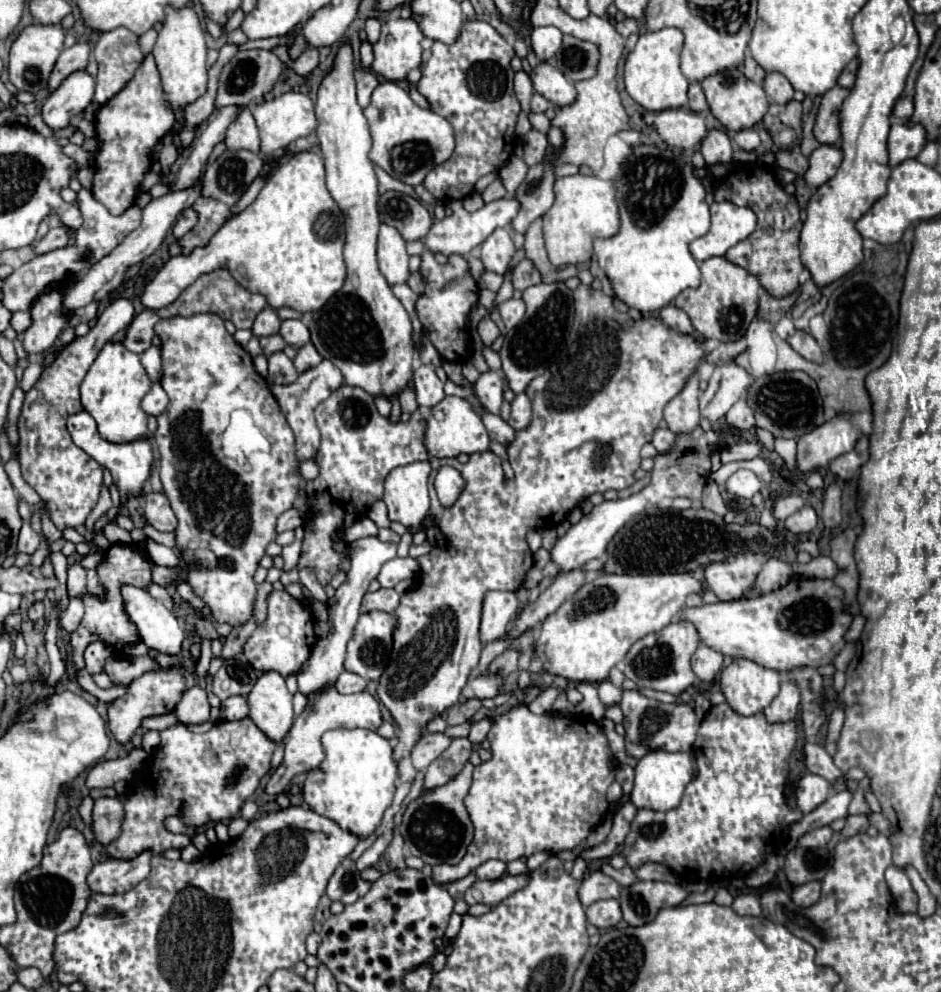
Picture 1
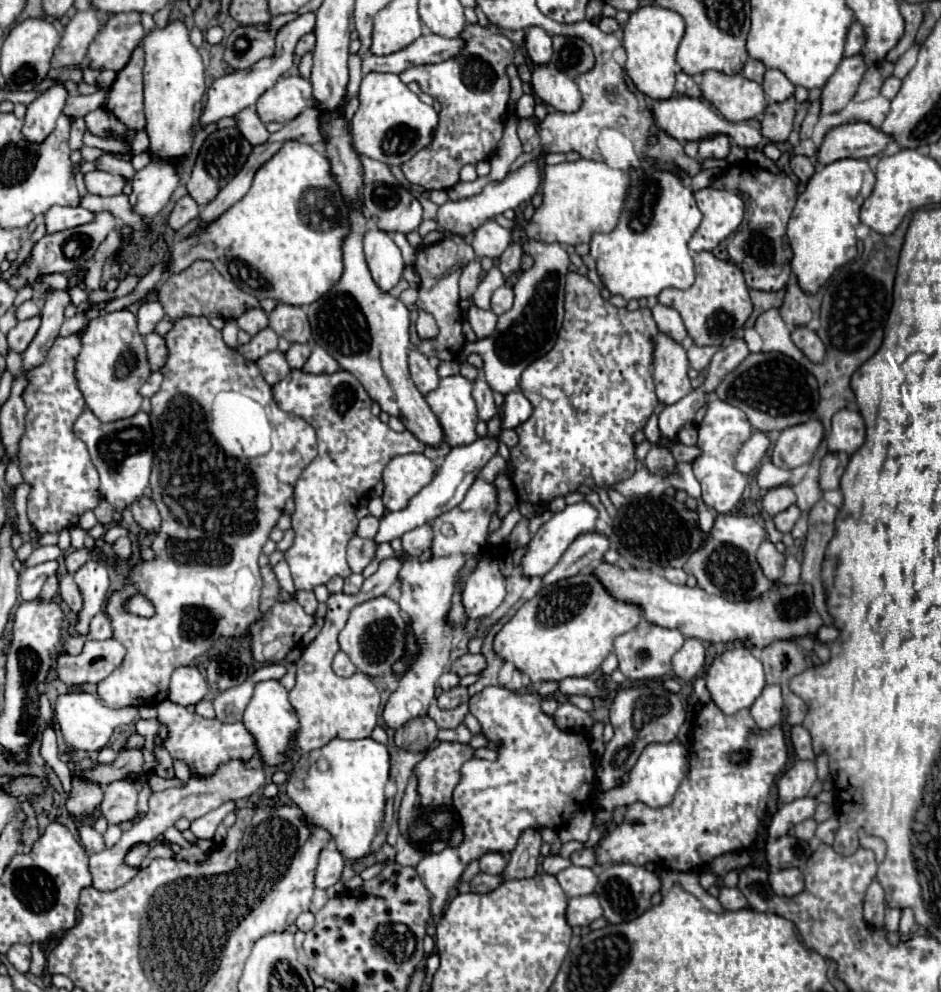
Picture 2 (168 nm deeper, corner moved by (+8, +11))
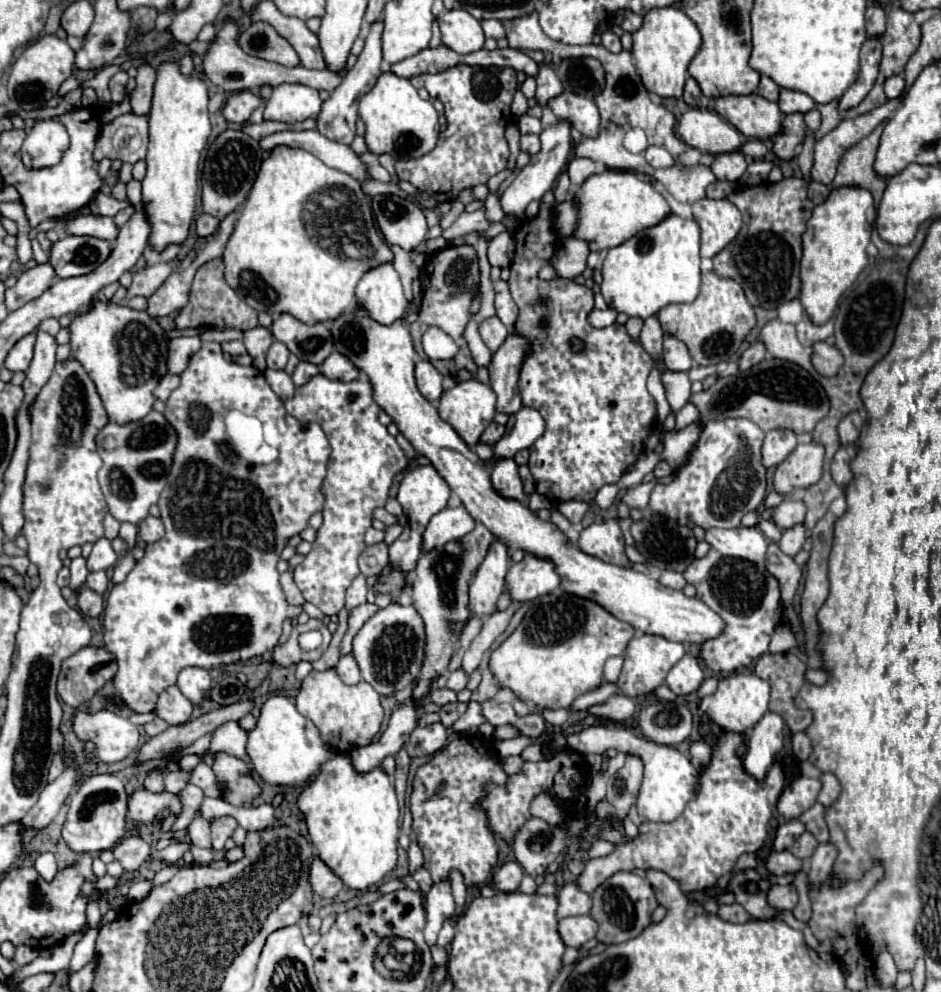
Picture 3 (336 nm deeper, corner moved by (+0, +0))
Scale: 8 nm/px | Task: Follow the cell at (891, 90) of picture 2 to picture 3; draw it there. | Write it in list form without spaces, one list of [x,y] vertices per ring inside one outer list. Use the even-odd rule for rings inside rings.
[[[892,76],[892,78],[888,78],[886,84],[884,84],[884,92],[886,92],[886,96],[888,96],[890,100],[900,98],[900,96],[904,94],[904,88],[906,88],[906,84],[904,84],[904,78],[902,78],[902,76]]]

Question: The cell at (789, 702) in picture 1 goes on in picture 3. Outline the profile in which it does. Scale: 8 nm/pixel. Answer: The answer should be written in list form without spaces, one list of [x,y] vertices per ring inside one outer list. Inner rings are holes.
[[[766,712],[764,718],[754,726],[748,738],[748,750],[744,768],[756,780],[764,780],[766,770],[772,766],[784,740],[784,718],[776,712]]]

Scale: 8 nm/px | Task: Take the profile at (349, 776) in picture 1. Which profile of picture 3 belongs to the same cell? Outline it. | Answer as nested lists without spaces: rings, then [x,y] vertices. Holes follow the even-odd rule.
[[[336,754],[322,764],[320,774],[302,790],[296,804],[306,818],[318,856],[348,888],[370,888],[396,866],[400,810],[390,776],[380,766],[362,774],[354,768],[350,756]]]

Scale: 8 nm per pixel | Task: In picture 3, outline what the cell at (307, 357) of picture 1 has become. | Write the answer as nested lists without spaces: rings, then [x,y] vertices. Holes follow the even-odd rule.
[[[300,362],[300,364],[296,366],[294,374],[292,374],[292,380],[294,380],[296,386],[302,386],[304,382],[308,382],[308,380],[310,380],[312,376],[316,376],[316,374],[320,374],[320,368],[318,368],[316,364],[312,364],[312,362]]]

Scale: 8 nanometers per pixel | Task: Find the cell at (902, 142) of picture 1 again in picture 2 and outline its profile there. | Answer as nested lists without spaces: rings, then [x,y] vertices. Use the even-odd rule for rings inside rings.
[[[846,123],[826,133],[816,157],[822,165],[840,159],[870,159],[876,157],[890,141],[892,137],[884,135],[870,123]]]

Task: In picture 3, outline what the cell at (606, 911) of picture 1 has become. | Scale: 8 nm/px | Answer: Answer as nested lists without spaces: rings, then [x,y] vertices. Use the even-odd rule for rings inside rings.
[[[568,916],[560,920],[560,936],[564,938],[566,946],[580,948],[584,942],[592,940],[598,932],[598,922],[590,916]]]

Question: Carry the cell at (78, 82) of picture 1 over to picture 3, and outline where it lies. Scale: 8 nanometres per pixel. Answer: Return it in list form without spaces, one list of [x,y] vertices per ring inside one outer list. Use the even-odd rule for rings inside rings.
[[[38,120],[22,144],[22,160],[32,168],[60,162],[68,148],[68,132],[58,120]]]

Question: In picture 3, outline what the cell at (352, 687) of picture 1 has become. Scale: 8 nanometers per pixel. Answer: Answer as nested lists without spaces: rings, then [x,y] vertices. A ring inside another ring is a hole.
[[[350,654],[340,658],[340,662],[336,664],[336,672],[338,672],[338,676],[340,676],[340,680],[342,680],[344,684],[358,684],[358,682],[362,680],[360,670],[358,670],[358,666],[356,666],[356,660],[354,660]]]

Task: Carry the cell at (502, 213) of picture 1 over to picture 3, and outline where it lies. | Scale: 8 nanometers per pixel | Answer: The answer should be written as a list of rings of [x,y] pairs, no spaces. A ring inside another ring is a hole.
[[[560,120],[556,126],[550,126],[546,130],[540,132],[540,140],[542,140],[542,150],[538,154],[532,156],[530,164],[524,166],[518,176],[514,178],[514,182],[504,190],[504,194],[500,196],[500,206],[504,210],[506,216],[522,216],[526,206],[532,200],[542,200],[542,196],[552,190],[556,176],[562,172],[562,168],[566,168],[568,158],[570,158],[570,150],[572,150],[572,138],[570,138],[570,124],[566,120]]]

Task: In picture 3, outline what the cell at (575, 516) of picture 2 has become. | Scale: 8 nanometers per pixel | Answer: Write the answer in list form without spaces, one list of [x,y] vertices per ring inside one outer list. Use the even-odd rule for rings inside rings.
[[[526,554],[522,562],[512,564],[506,578],[506,588],[516,602],[528,602],[544,596],[560,586],[560,576],[552,560]]]

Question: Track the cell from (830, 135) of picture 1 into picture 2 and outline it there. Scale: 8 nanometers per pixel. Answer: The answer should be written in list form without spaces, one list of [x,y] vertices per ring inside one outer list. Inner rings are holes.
[[[862,53],[842,59],[836,73],[822,89],[822,115],[838,113],[846,107],[846,103],[854,97],[866,69],[868,67]]]

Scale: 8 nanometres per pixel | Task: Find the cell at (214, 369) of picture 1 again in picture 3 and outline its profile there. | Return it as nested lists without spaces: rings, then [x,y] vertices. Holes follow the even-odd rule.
[[[202,342],[200,350],[196,354],[192,354],[188,368],[180,374],[180,386],[170,394],[170,398],[166,400],[166,412],[164,412],[166,420],[172,424],[172,428],[178,434],[178,442],[176,442],[176,450],[174,450],[174,458],[172,458],[172,468],[168,472],[166,478],[166,488],[162,490],[162,496],[158,500],[160,506],[160,518],[166,526],[166,536],[154,544],[146,546],[146,554],[140,562],[136,562],[134,570],[126,576],[126,580],[122,584],[116,584],[106,600],[106,608],[104,608],[104,642],[106,648],[110,652],[116,654],[118,660],[118,672],[114,678],[114,688],[116,688],[116,698],[130,708],[132,712],[152,712],[156,708],[158,696],[160,692],[164,692],[168,686],[176,684],[176,676],[182,668],[188,666],[198,666],[198,668],[218,668],[224,664],[232,664],[232,662],[246,662],[254,656],[260,656],[264,652],[270,652],[280,636],[282,636],[282,622],[284,618],[296,618],[302,608],[298,606],[290,606],[284,598],[284,592],[280,590],[280,582],[278,582],[278,570],[276,570],[276,562],[280,552],[286,546],[286,540],[294,534],[300,534],[306,526],[308,526],[308,518],[318,512],[322,508],[322,494],[320,494],[320,484],[326,476],[326,464],[328,464],[328,456],[330,456],[330,444],[322,432],[320,426],[316,424],[302,424],[296,418],[292,418],[286,410],[284,410],[284,402],[272,392],[272,388],[268,386],[264,374],[260,370],[256,370],[254,366],[240,366],[232,360],[226,360],[222,354],[222,346],[218,342]],[[232,408],[252,408],[254,416],[264,424],[264,428],[276,428],[278,430],[278,458],[270,464],[252,464],[244,458],[240,458],[238,454],[232,452],[232,446],[228,442],[226,436],[226,428],[224,428],[224,416],[228,410]]]

